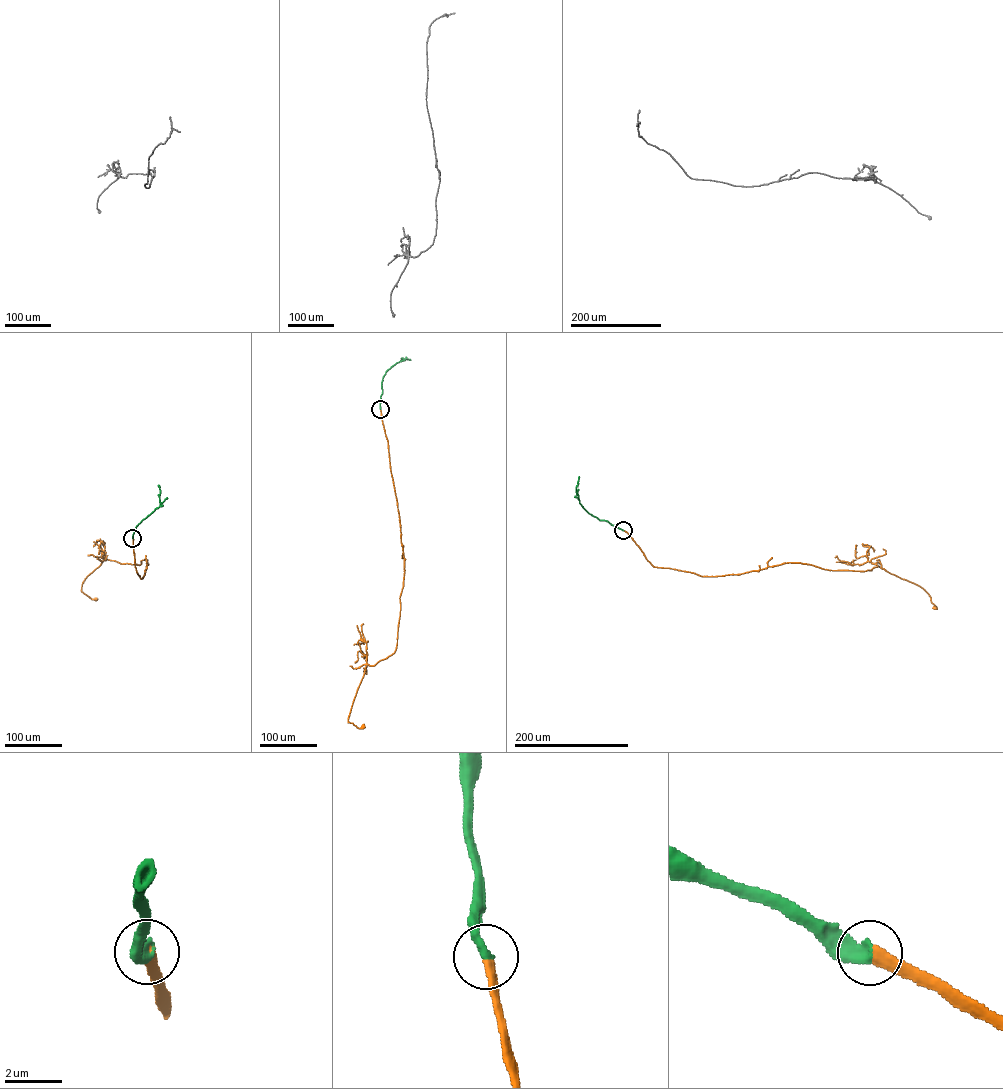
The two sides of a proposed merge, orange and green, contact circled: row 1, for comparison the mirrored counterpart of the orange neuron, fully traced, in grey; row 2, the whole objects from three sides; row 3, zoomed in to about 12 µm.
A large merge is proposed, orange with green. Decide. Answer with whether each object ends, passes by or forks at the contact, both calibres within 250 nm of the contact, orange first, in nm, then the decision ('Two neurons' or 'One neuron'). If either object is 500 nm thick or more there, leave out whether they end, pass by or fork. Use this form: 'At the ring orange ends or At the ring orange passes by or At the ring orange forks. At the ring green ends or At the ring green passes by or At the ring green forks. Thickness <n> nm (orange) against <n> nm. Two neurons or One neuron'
At the ring orange ends. At the ring green ends. Thickness 400 nm (orange) against 380 nm. One neuron

